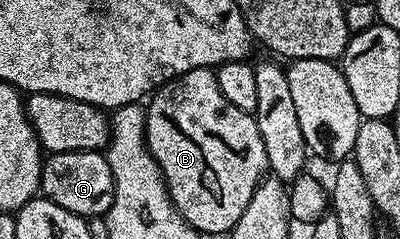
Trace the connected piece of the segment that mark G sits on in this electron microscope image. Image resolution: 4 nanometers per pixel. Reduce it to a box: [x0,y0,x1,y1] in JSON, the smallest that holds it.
[40,150,115,218]

